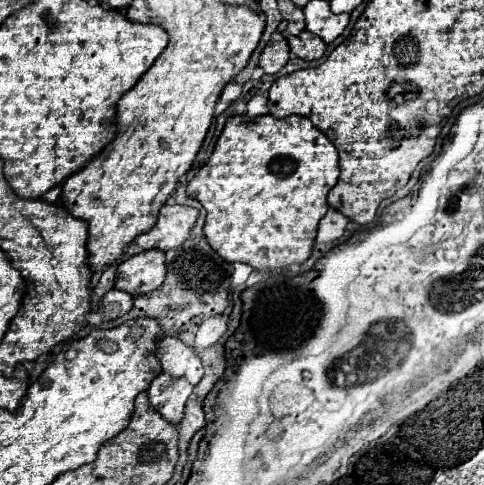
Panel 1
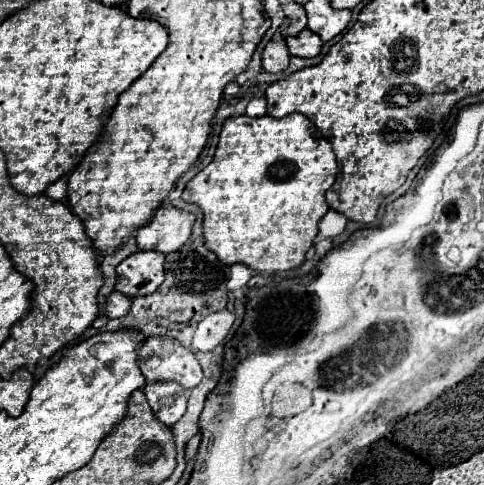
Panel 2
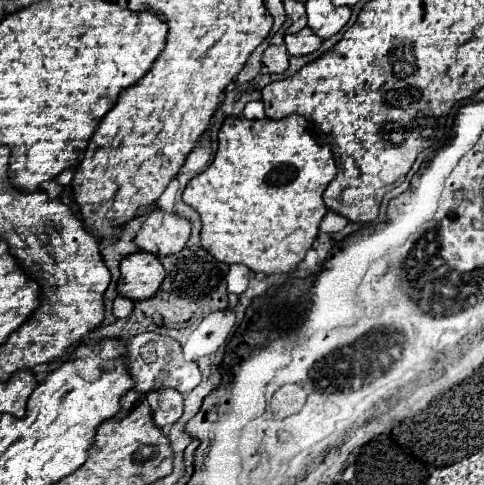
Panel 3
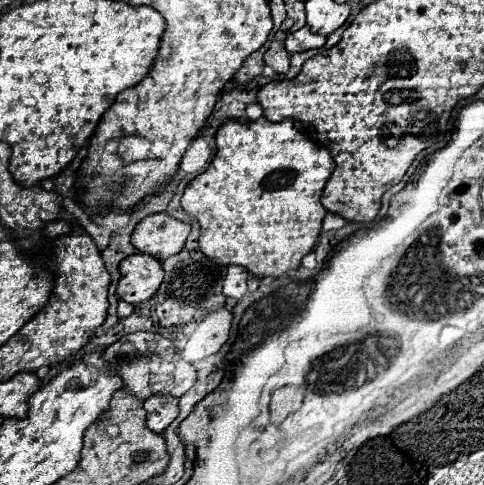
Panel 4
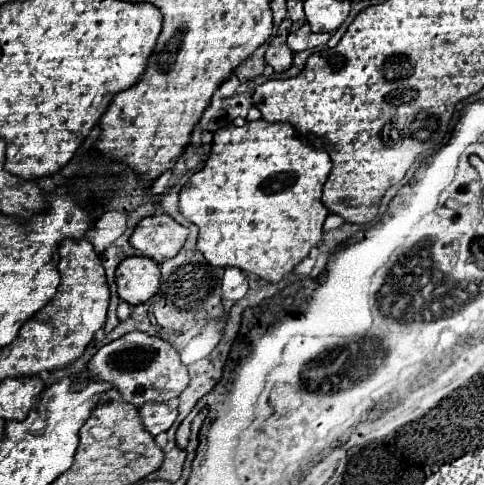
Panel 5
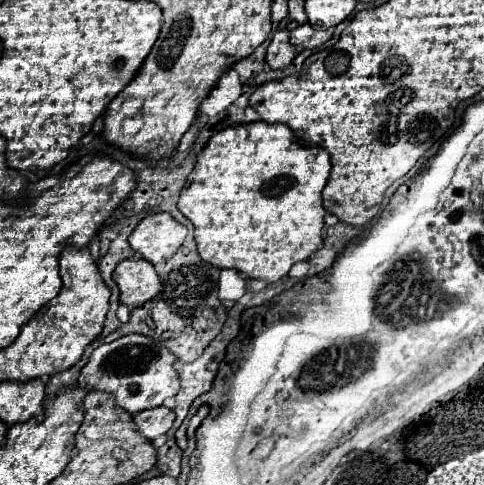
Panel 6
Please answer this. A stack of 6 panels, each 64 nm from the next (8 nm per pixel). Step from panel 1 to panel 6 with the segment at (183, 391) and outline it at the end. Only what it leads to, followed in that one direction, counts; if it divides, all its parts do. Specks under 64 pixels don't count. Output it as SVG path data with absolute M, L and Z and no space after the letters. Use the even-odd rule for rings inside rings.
M156 406L156 408L134 414L134 422L138 426L138 432L142 436L146 436L148 440L154 440L160 434L166 434L172 428L174 418L176 418L176 414L166 406Z

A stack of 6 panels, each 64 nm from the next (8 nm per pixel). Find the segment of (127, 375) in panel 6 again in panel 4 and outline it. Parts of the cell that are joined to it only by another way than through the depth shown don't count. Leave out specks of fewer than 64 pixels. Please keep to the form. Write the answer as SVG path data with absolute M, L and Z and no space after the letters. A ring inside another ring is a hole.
M134 332L124 336L122 340L106 348L104 358L122 376L126 390L138 396L140 400L146 400L154 394L172 394L180 398L194 386L198 376L196 368L180 356L176 344L154 332Z

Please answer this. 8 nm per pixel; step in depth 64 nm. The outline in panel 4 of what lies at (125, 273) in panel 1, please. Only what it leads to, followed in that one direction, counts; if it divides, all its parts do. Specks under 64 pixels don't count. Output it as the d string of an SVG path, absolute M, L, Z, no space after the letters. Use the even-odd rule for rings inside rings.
M136 252L122 262L120 274L122 278L118 282L118 296L134 306L150 300L164 278L160 260L142 252Z

